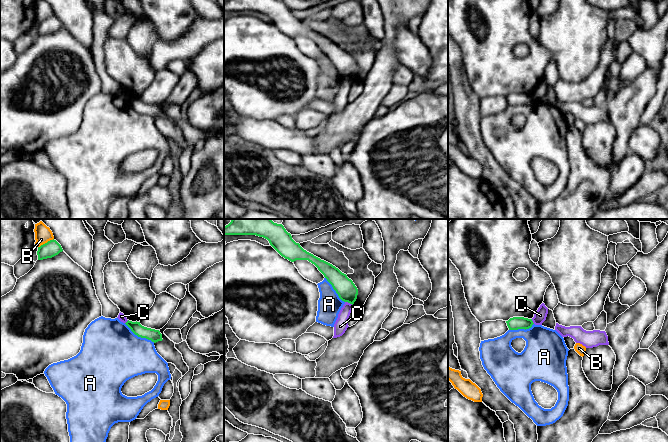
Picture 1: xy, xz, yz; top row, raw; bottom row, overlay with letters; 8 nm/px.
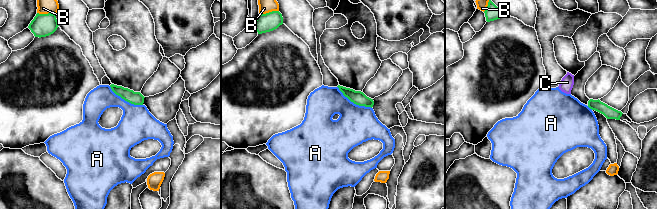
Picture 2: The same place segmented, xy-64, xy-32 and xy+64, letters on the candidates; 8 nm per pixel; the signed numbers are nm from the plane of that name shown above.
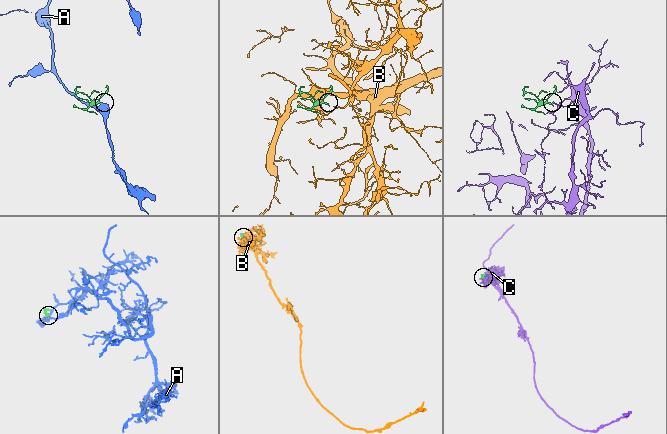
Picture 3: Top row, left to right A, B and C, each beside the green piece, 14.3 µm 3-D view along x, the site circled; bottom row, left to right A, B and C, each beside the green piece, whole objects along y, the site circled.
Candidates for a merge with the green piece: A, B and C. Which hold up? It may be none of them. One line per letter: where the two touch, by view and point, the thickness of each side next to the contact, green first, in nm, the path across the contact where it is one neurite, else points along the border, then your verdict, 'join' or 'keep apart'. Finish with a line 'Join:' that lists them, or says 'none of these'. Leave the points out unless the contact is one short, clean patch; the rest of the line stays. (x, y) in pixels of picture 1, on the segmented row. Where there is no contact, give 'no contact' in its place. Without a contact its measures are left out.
A: meets green in xy at (139, 336); 100 nm thick on the green side, 460 nm on the other; keep apart
B: meets green in xy at (45, 243); 130 nm thick on the green side, 140 nm on the other; keep apart
C: meets green in xz at (349, 302); 160 nm thick on the green side, 110 nm on the other; border along xz (345, 301), (352, 305); keep apart
Join: none of these

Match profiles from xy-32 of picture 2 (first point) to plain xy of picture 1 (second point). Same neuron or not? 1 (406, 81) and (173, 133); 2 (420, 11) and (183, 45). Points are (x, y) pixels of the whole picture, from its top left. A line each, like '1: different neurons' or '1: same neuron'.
1: same neuron
2: different neurons

